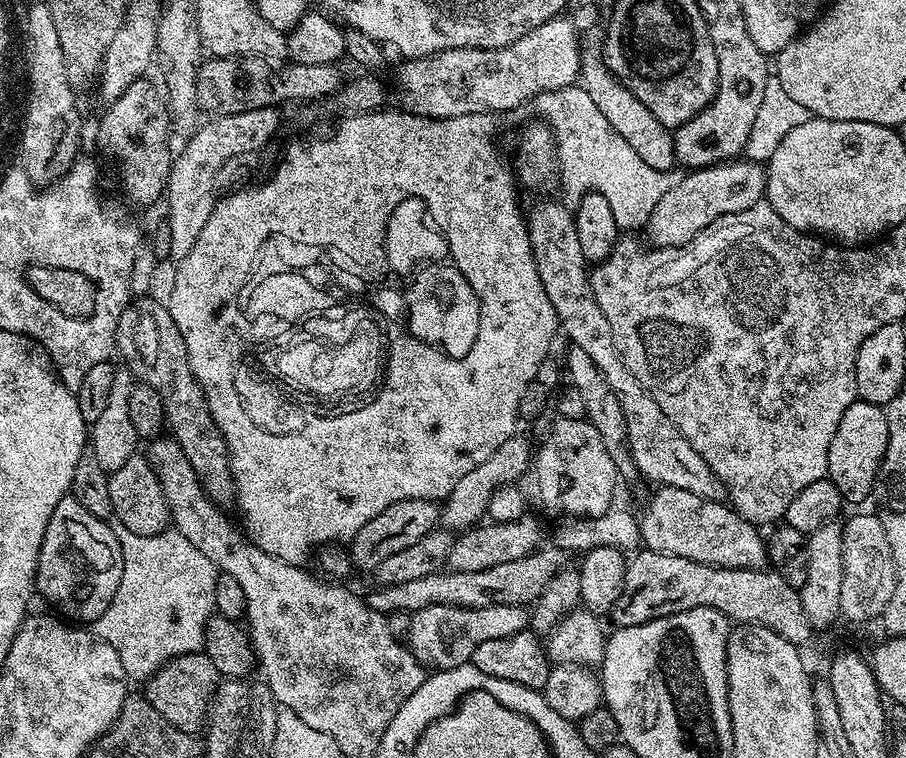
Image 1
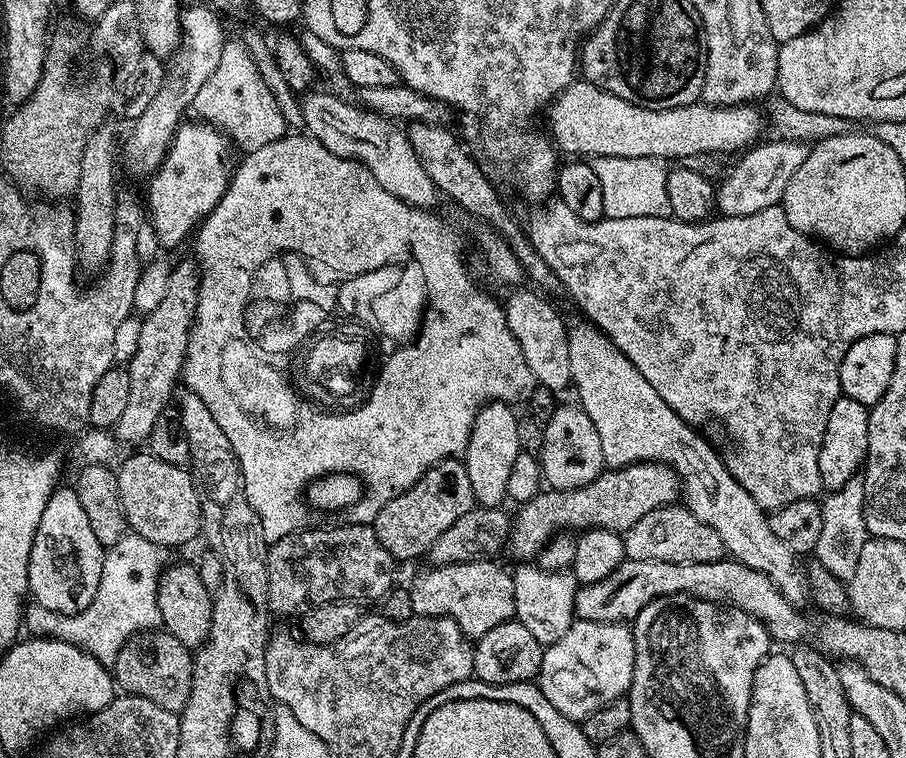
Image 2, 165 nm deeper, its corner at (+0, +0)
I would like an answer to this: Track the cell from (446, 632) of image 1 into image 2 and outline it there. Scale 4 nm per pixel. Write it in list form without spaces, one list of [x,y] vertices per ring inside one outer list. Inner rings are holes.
[[[485,558],[469,564],[428,566],[413,578],[408,588],[413,610],[417,616],[449,616],[462,630],[465,638],[479,638],[490,634],[494,626],[515,617],[513,573],[499,568]]]

